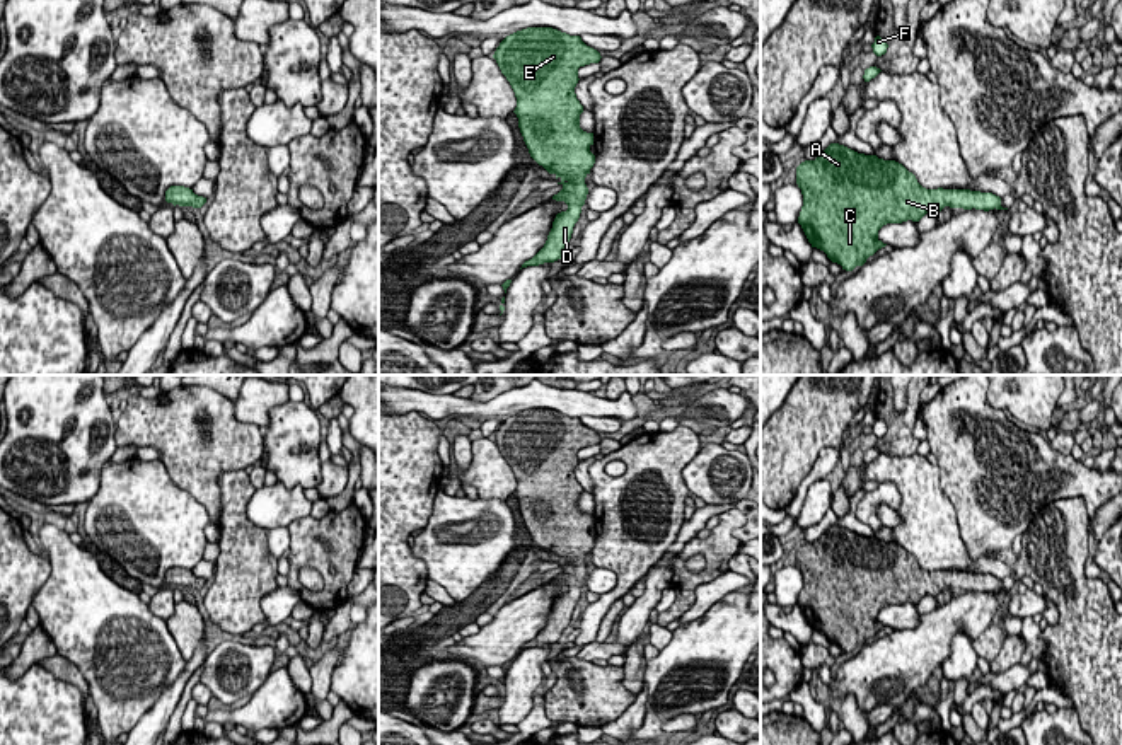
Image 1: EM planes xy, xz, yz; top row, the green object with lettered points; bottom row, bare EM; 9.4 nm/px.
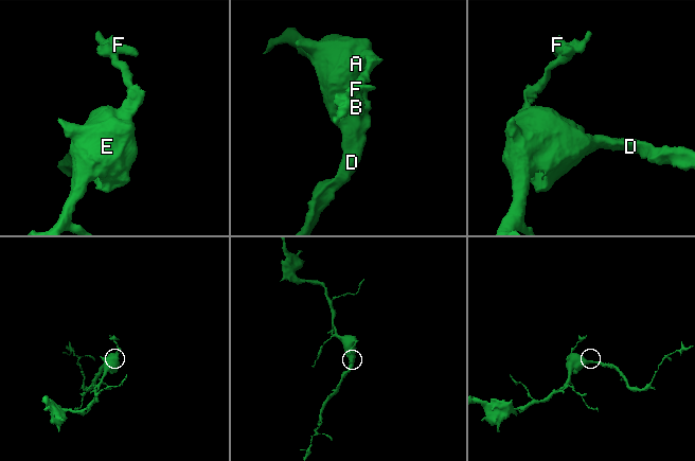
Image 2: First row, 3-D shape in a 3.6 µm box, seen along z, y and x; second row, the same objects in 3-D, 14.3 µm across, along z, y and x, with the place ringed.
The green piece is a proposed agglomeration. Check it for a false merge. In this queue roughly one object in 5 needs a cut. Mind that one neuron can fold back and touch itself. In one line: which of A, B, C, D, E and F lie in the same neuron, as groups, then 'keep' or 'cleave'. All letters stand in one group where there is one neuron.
A B C D E F; keep

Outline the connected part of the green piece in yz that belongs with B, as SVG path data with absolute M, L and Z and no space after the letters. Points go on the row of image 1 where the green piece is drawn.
M830 143L815 160L801 162L796 184L803 194L798 223L808 242L846 271L863 266L887 245L878 239L887 223L919 222L945 206L1008 210L992 193L926 189L902 164L839 143Z

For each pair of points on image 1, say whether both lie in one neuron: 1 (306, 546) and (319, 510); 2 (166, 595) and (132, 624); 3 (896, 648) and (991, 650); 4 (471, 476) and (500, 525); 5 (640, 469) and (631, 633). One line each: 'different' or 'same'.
1: different
2: different
3: different
4: different
5: different

